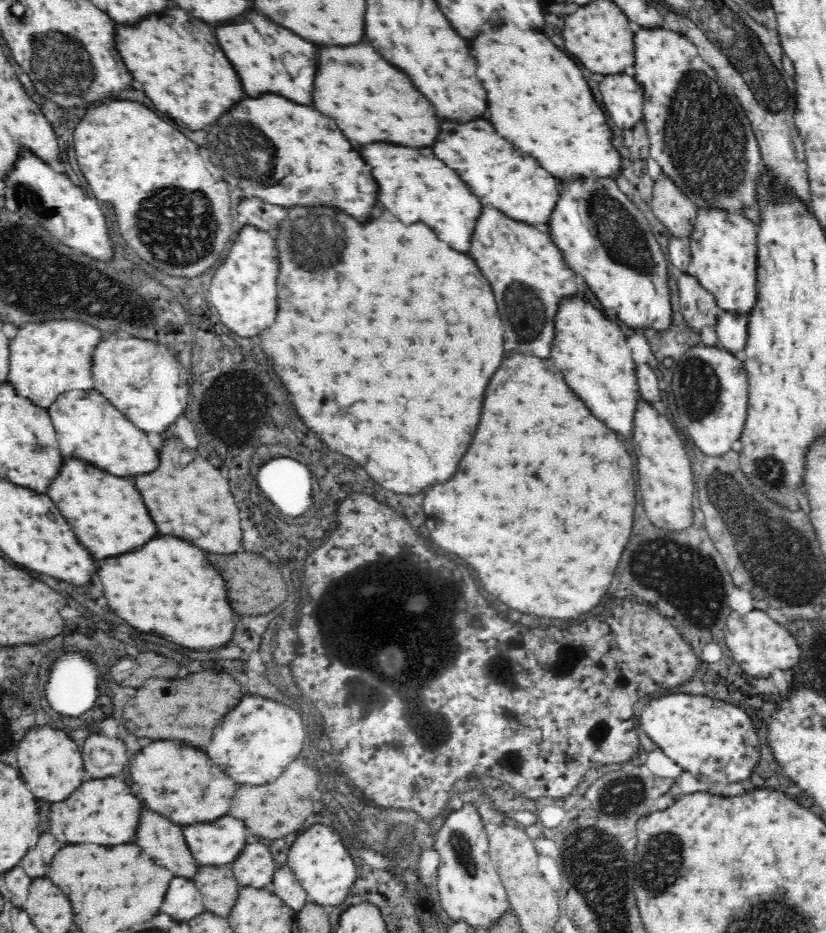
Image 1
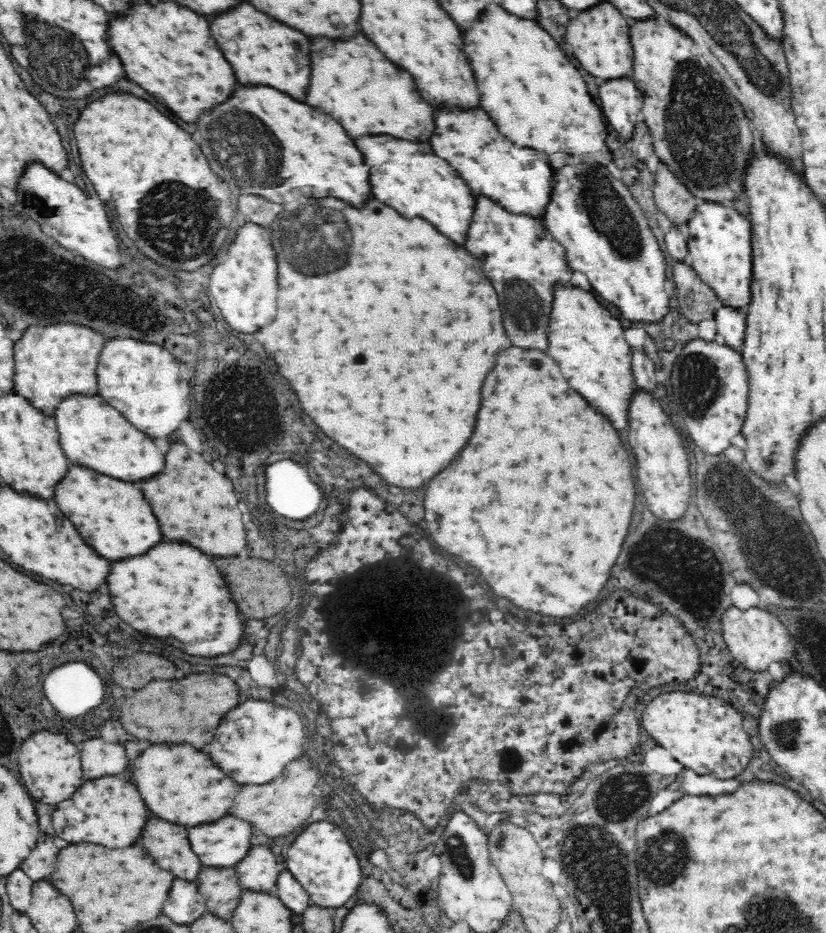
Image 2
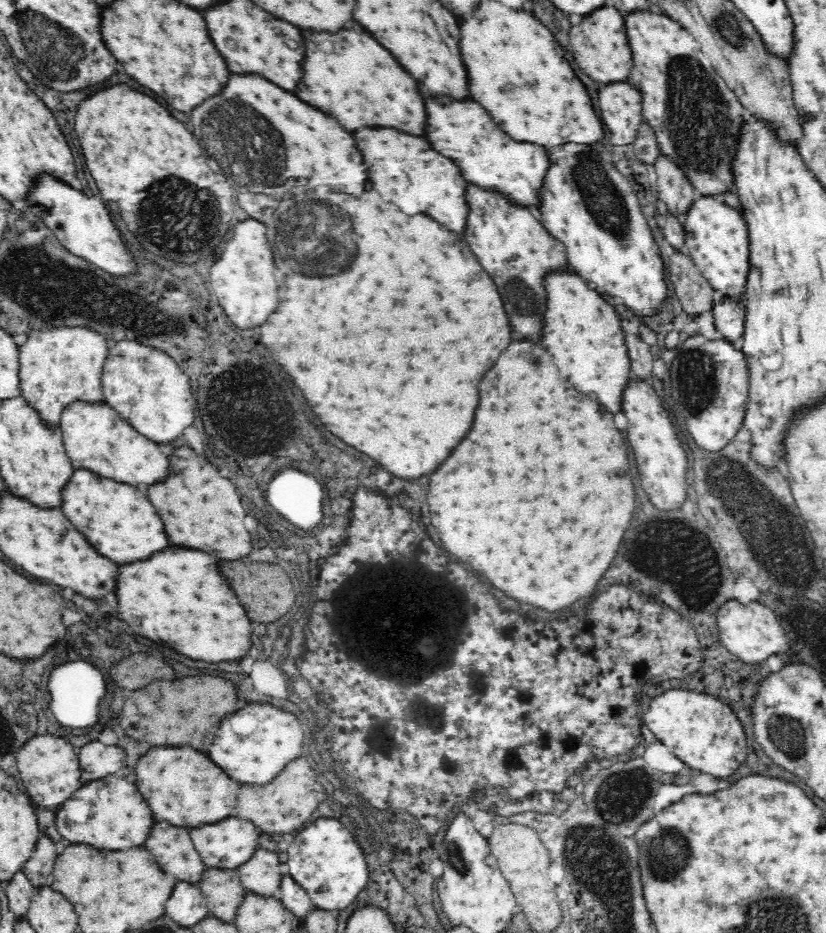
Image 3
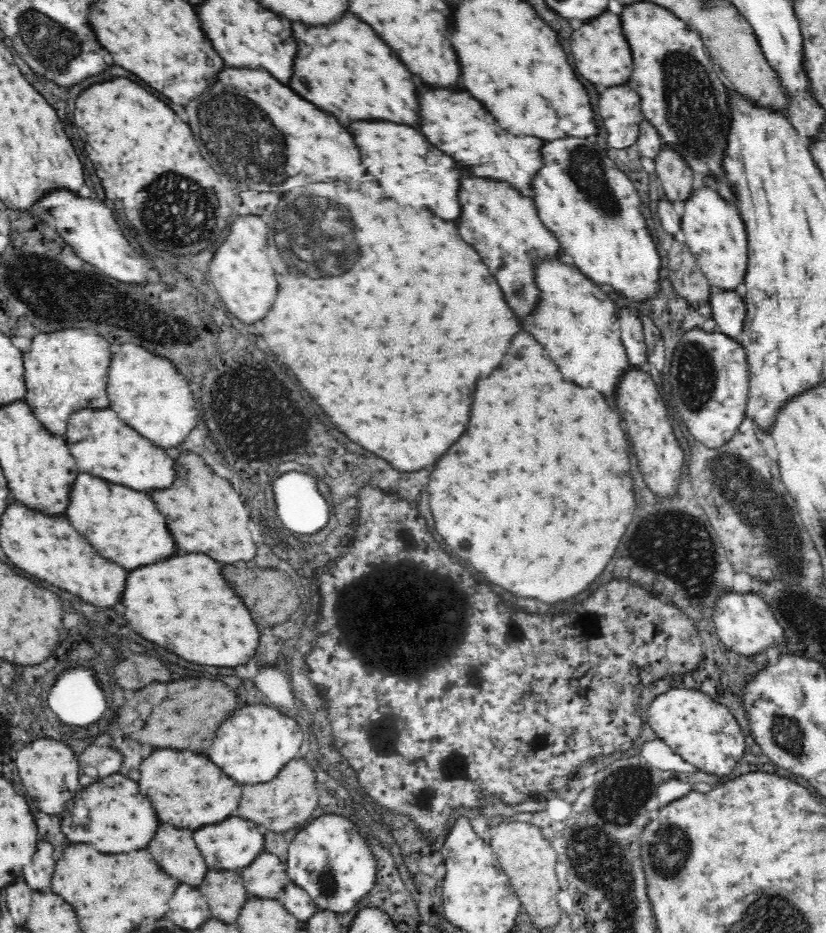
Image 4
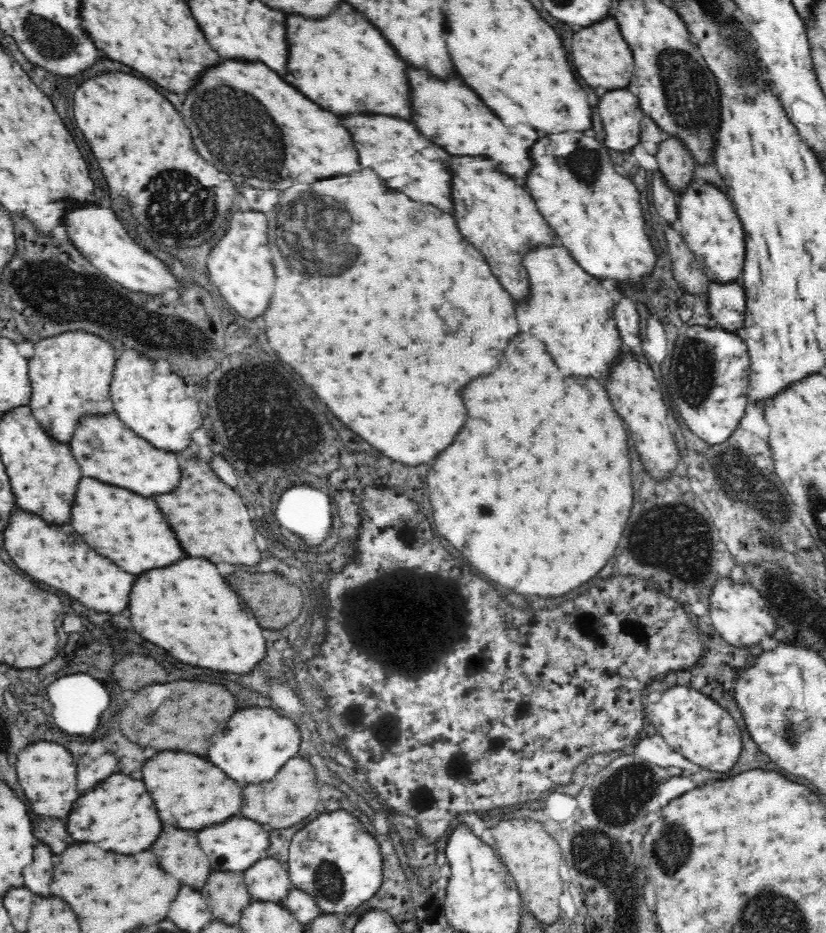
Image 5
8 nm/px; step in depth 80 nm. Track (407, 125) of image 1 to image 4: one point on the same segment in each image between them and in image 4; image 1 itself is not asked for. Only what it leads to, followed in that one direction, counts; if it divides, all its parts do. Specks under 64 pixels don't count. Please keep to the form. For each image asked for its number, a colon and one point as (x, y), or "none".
2: (351, 80)
3: (347, 74)
4: (345, 68)

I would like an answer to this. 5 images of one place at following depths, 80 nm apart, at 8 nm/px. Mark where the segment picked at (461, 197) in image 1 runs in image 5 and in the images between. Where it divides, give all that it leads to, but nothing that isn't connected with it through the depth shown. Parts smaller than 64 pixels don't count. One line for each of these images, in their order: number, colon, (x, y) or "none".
2: (400, 170)
3: (404, 169)
4: (398, 155)
5: (393, 147)

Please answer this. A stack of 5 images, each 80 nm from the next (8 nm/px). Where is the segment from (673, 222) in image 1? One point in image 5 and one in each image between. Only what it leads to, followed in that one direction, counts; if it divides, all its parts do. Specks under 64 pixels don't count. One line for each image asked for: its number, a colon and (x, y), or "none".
2: (674, 200)
3: (673, 188)
4: (675, 175)
5: (675, 160)

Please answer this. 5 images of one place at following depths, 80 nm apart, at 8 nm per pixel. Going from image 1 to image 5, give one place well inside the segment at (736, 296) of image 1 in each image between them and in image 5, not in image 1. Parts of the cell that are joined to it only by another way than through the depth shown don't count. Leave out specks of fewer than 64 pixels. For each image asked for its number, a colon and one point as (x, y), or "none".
2: (719, 240)
3: (716, 234)
4: (715, 233)
5: (709, 224)

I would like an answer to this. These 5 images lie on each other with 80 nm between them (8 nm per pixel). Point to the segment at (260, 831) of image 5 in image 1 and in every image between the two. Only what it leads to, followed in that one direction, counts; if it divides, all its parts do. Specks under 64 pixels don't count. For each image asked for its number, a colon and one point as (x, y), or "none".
1: (219, 842)
2: (224, 843)
3: (230, 843)
4: (231, 845)

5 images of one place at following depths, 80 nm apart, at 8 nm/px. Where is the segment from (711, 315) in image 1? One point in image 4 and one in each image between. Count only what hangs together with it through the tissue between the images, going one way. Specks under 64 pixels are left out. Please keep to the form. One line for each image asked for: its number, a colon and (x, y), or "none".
2: (697, 300)
3: (696, 294)
4: (687, 278)

